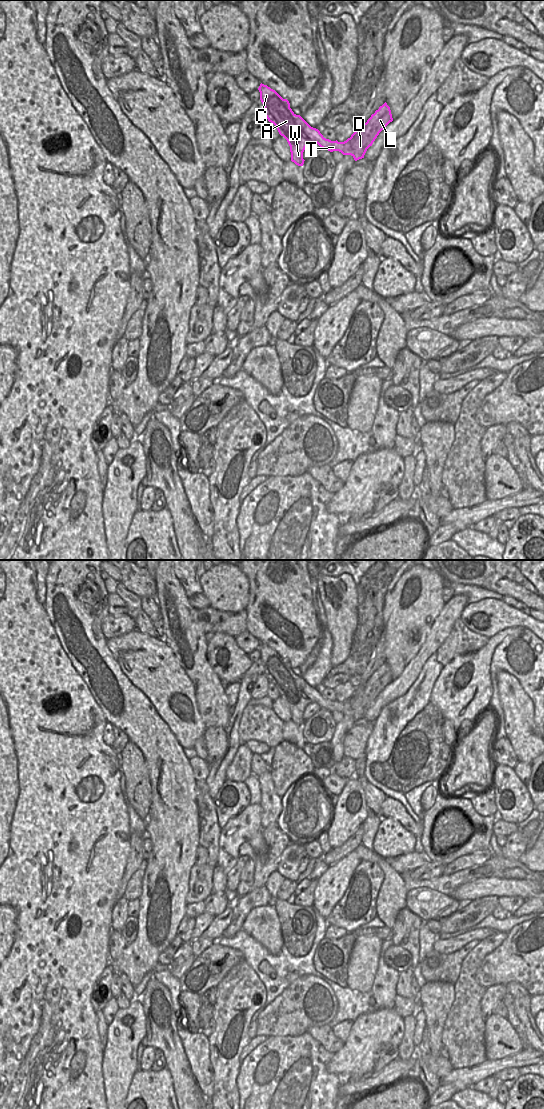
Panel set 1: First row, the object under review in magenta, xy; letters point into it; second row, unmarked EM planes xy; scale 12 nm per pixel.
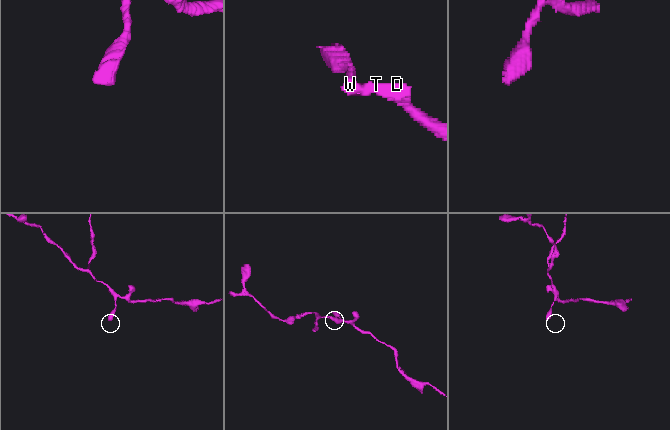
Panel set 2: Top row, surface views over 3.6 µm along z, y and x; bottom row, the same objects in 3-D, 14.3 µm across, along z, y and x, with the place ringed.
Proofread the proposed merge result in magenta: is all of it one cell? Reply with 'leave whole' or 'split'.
leave whole

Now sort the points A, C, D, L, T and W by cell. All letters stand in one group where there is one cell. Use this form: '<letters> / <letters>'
A C D L T W

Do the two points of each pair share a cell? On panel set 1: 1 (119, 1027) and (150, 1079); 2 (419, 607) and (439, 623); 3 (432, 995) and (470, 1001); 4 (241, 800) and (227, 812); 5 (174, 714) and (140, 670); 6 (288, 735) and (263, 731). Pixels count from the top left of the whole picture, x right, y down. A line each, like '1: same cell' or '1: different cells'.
1: different cells
2: different cells
3: different cells
4: same cell
5: same cell
6: different cells

